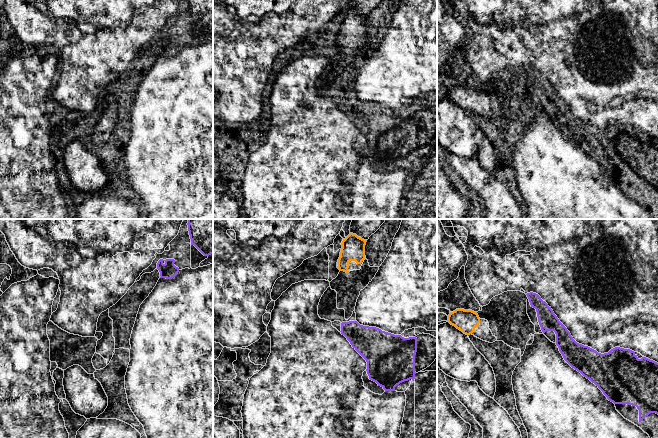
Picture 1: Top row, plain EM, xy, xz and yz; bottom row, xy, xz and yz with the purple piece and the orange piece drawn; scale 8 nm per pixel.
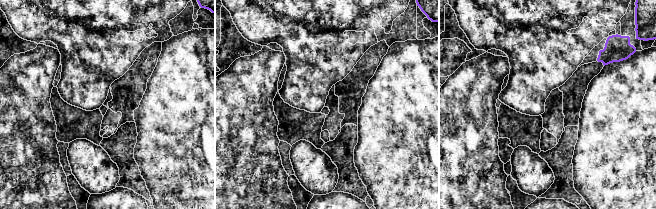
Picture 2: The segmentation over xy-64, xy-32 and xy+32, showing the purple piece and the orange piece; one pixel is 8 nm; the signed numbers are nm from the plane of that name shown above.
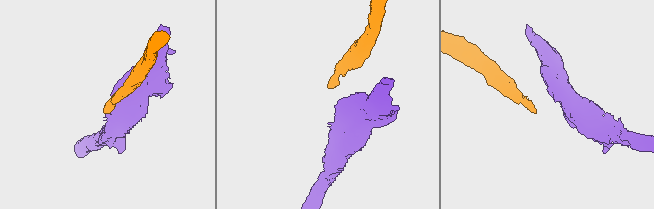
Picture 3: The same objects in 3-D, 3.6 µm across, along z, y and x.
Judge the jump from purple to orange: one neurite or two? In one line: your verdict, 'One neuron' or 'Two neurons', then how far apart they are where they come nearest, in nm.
Two neurons. Distance 400 nm

